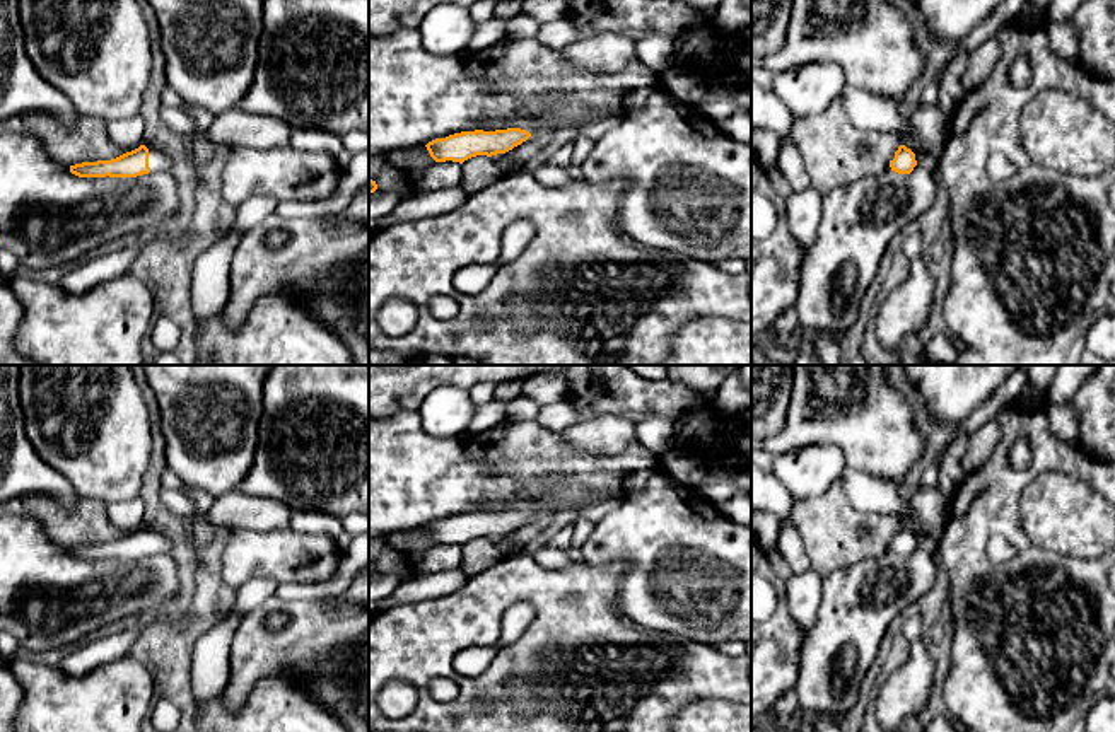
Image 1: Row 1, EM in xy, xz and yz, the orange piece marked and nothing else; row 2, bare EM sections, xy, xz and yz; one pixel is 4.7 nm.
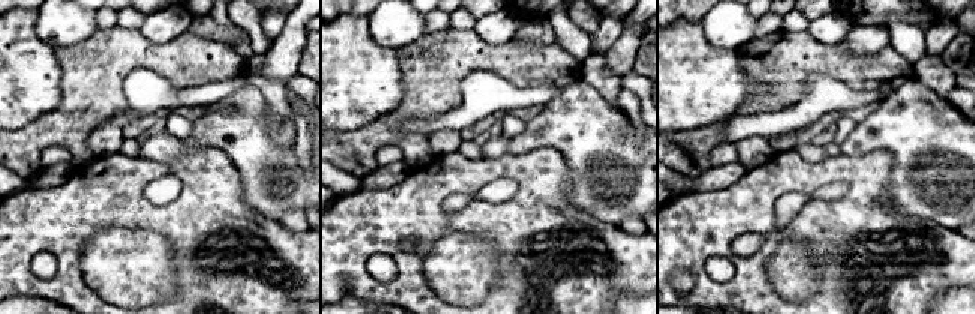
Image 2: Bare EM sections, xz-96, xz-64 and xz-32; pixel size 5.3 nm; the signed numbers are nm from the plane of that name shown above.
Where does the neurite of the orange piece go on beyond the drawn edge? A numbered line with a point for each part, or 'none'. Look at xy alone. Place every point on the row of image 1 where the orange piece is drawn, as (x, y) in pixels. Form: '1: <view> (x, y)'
1: xy (157, 161)

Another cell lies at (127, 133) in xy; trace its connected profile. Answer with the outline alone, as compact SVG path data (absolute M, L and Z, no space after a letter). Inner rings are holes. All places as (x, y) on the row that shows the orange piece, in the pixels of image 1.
M138 113L137 116L131 118L108 121L106 133L116 147L131 152L143 143L143 126L145 121Z

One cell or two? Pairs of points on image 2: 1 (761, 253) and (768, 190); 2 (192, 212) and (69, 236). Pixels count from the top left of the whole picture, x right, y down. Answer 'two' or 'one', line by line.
1: one
2: one

